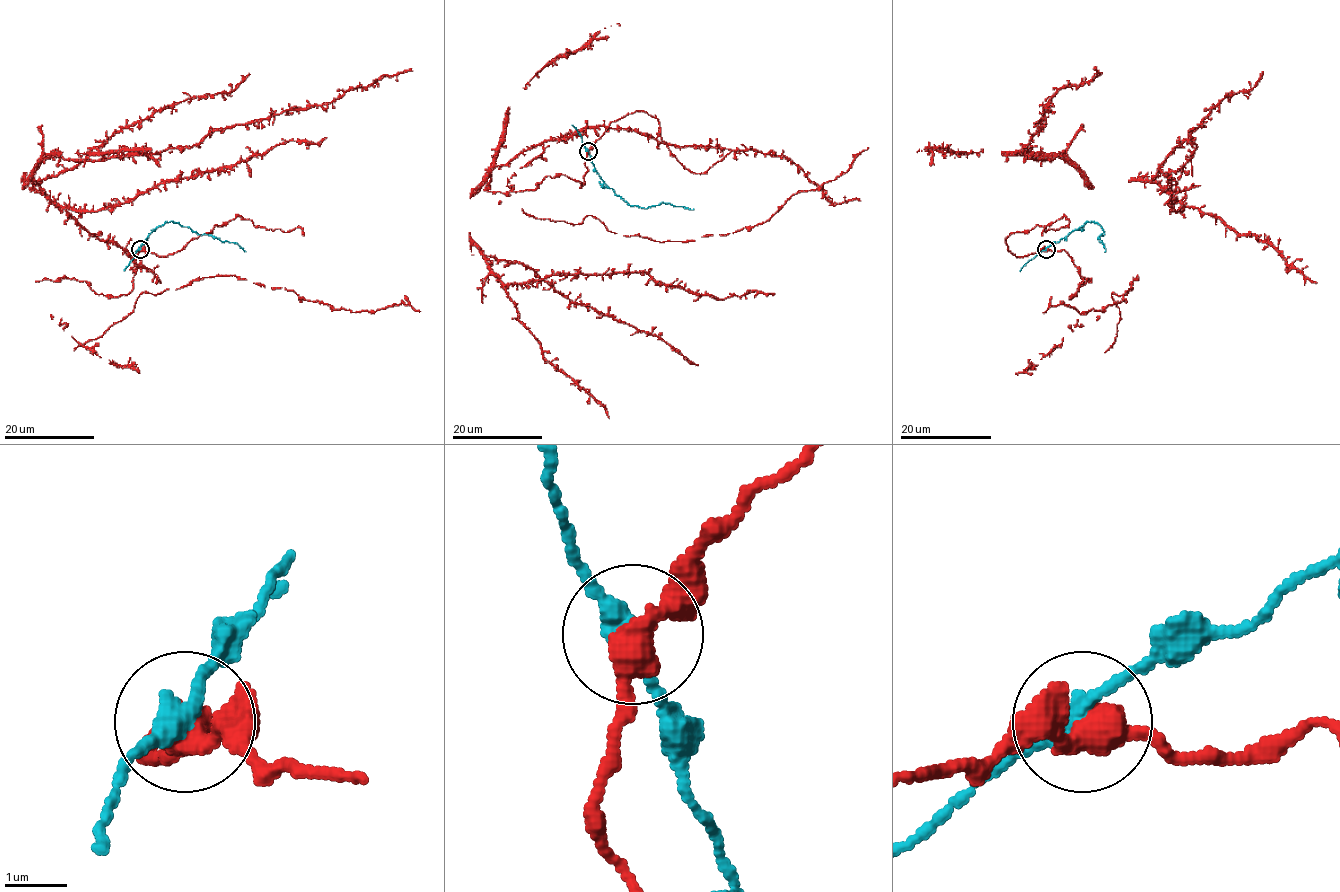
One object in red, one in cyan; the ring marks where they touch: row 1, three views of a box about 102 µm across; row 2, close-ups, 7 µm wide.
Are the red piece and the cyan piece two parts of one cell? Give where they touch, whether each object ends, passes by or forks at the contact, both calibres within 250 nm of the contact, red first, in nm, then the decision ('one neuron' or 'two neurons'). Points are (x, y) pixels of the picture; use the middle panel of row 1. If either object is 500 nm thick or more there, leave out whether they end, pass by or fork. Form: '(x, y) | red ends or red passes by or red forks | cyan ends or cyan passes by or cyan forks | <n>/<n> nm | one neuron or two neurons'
(588, 151) | red passes by | cyan passes by | 440/300 nm | two neurons

